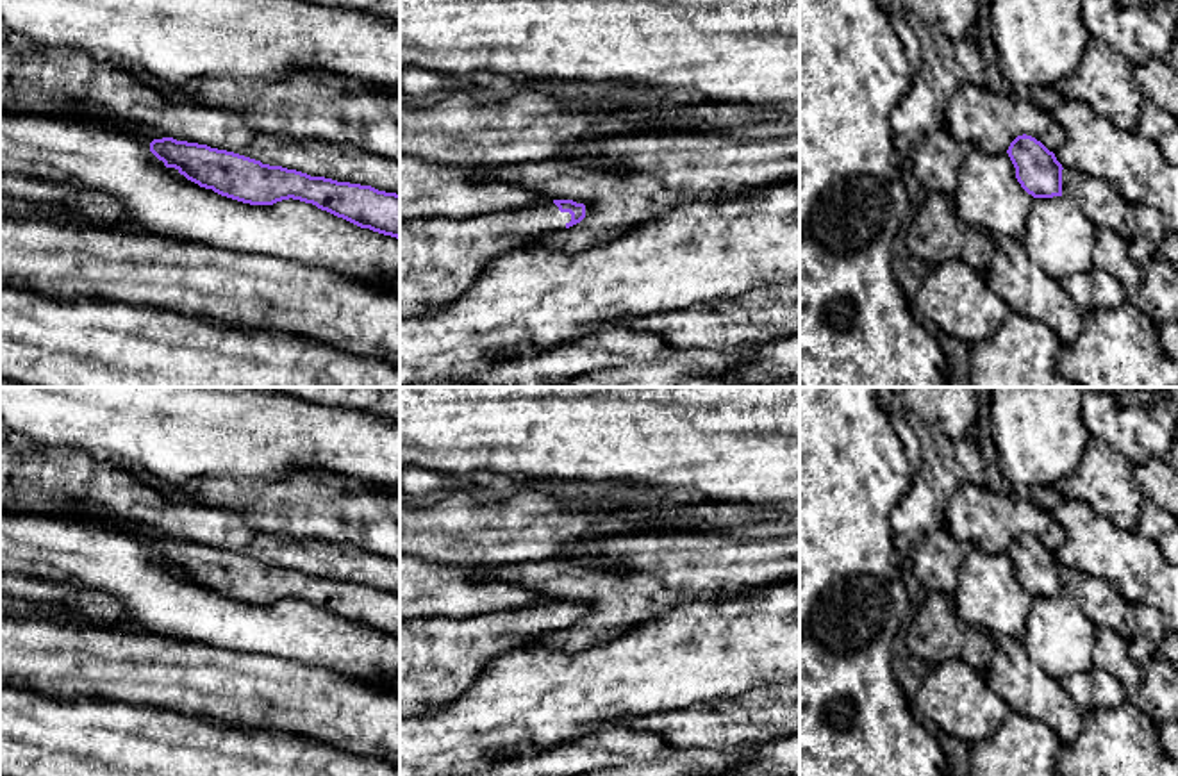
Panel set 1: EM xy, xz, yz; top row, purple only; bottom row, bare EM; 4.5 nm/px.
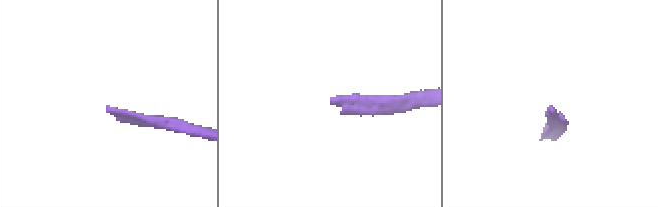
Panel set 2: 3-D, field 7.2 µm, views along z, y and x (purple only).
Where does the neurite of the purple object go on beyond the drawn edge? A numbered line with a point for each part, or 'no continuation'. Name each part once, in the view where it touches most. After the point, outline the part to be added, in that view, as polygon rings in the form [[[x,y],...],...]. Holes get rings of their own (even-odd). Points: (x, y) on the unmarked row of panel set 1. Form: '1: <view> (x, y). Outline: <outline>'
1: xz (439, 657). Outline: [[[553,599],[493,614],[453,617],[400,617],[400,714],[428,714],[462,696],[502,655],[528,648],[546,633],[566,628],[569,612],[560,612]]]

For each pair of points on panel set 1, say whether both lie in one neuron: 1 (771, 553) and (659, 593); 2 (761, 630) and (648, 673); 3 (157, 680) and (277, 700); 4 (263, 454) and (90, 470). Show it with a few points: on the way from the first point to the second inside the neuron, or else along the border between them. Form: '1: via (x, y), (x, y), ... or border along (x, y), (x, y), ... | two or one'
1: via (743, 566), (688, 566) | one
2: via (732, 650), (725, 655), (686, 655), (677, 660) | one
3: via (188, 680), (247, 689) | one
4: border along (79, 448), (107, 455), (118, 462) | two

